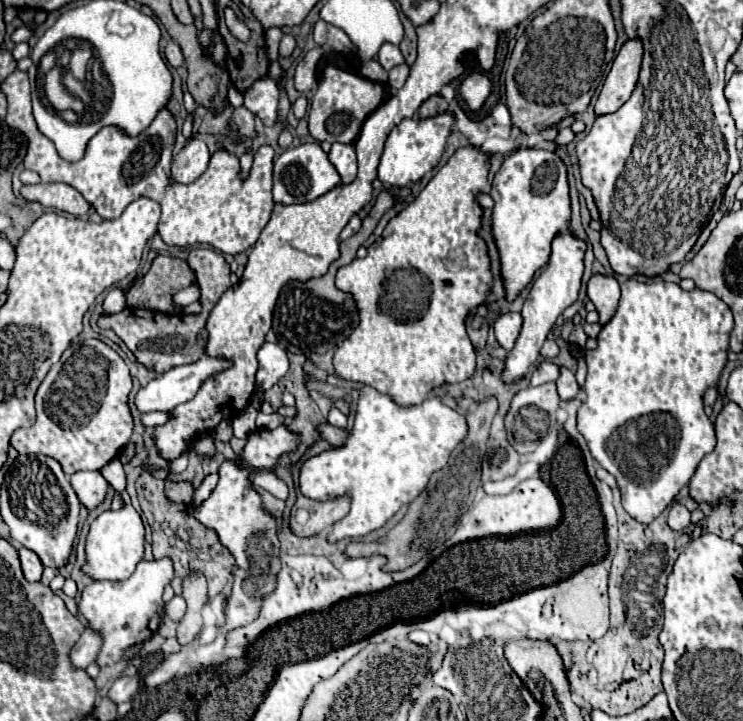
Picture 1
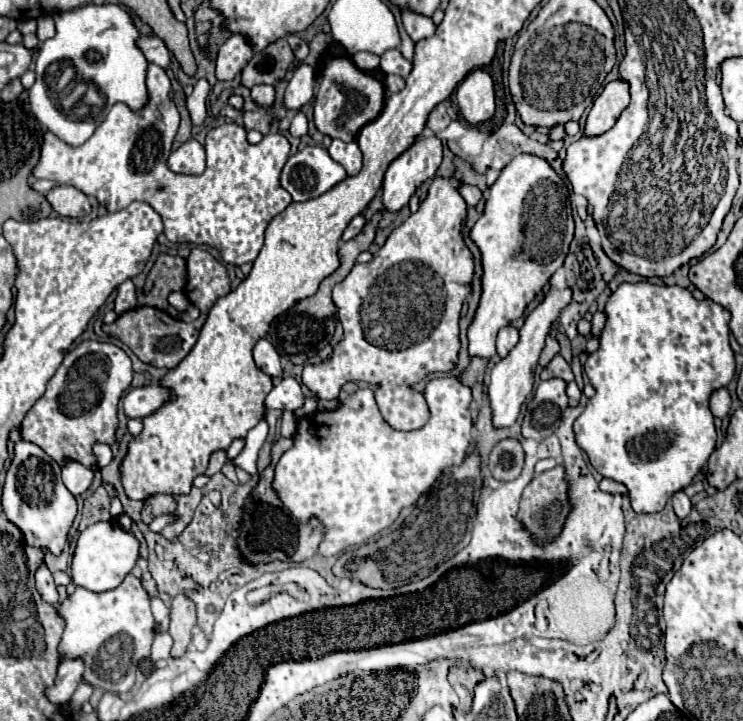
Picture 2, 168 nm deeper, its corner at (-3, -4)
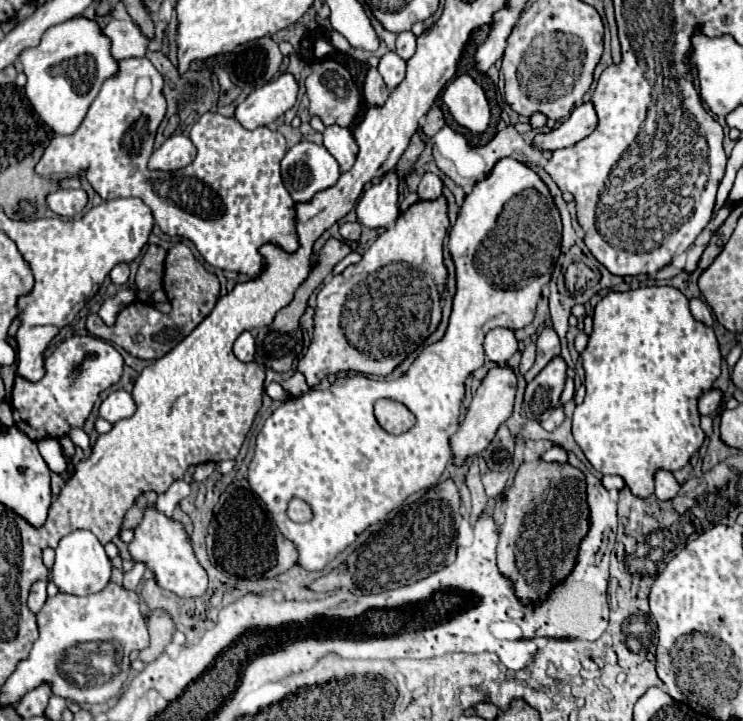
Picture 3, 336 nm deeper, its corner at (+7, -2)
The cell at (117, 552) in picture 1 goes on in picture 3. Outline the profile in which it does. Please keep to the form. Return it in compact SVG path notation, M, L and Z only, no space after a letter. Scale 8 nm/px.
M78 529L60 539L56 547L56 563L50 573L50 579L58 585L60 591L70 595L94 595L108 585L110 573L112 573L112 561L106 555L104 545L94 537L94 533Z

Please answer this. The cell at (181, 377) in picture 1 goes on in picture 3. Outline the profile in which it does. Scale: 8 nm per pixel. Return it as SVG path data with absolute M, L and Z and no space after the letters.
M118 389L118 391L110 393L100 405L100 417L104 417L110 423L132 417L134 413L136 413L136 401L124 389Z

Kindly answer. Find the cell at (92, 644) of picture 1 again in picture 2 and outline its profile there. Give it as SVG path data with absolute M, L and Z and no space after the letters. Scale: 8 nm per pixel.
M72 659L72 661L62 661L58 667L58 677L54 681L52 687L48 687L46 697L54 703L54 705L66 705L72 697L72 693L76 691L76 687L82 681L82 673L84 673L84 663L82 659Z

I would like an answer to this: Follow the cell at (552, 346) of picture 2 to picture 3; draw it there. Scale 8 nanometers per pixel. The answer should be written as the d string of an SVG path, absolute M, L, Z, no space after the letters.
M532 341L532 343L528 343L528 345L524 347L524 353L522 353L522 363L520 363L520 369L518 369L522 375L532 367L534 357L536 357L536 343Z

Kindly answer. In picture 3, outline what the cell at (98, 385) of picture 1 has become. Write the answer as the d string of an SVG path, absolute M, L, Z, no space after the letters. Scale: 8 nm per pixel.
M78 335L66 339L46 357L46 373L38 383L28 383L16 377L10 399L14 425L32 441L70 435L72 427L84 427L84 421L92 413L100 393L120 381L122 367L124 359L110 343L98 337Z

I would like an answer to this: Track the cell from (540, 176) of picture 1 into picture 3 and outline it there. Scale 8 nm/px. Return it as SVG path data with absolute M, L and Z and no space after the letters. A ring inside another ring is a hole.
M504 157L492 171L474 185L460 207L458 221L450 229L450 253L456 263L456 295L446 335L426 347L412 363L404 377L382 381L364 375L336 379L330 389L310 389L306 395L284 401L264 423L256 437L256 453L248 467L248 481L258 497L264 501L268 516L282 531L282 535L298 547L298 563L308 571L320 571L340 551L344 551L370 525L384 521L384 517L400 507L406 497L420 489L428 489L440 481L444 467L452 459L450 437L458 431L460 405L464 399L466 377L482 367L486 355L482 341L494 327L520 329L534 319L536 303L542 287L550 281L554 263L560 255L562 221L546 183L524 163ZM388 397L402 401L416 415L414 429L402 435L390 435L376 423L372 405L376 399ZM300 497L312 507L312 521L294 523L288 519L288 503Z

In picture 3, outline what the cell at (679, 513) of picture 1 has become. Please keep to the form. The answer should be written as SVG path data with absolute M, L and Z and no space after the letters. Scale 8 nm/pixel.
M658 471L654 479L656 479L656 493L654 495L660 501L670 501L678 495L680 485L678 485L678 481L674 479L674 475L670 471Z

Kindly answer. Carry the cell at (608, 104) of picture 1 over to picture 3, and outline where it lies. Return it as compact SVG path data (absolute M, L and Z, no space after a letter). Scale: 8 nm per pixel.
M582 103L572 111L572 115L560 127L552 129L546 135L536 135L534 145L540 145L542 149L548 151L570 147L588 137L596 129L596 125L598 125L598 115L594 103Z

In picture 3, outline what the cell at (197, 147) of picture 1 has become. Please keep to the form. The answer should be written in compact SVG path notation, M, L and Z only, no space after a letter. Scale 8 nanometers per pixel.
M172 135L164 141L160 149L156 149L150 157L148 167L160 171L176 171L190 165L196 157L194 143L186 135Z

